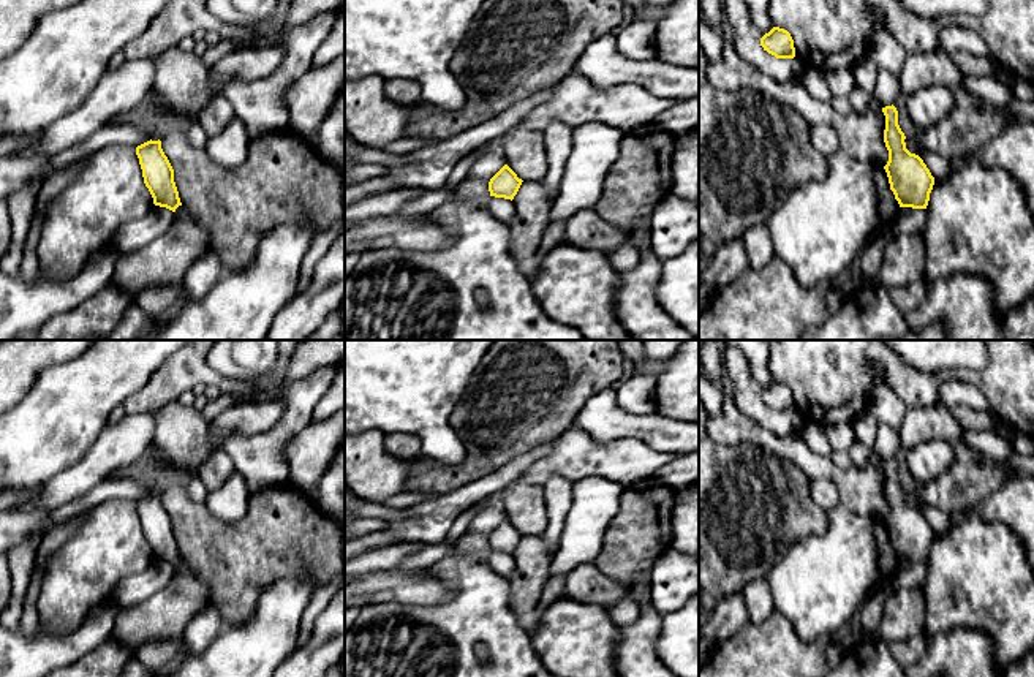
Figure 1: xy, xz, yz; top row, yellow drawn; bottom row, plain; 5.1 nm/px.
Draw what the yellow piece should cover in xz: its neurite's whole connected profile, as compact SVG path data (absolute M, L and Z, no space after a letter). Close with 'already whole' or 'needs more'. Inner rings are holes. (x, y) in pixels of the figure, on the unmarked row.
M504 519L489 536L490 550L512 555L522 536L523 535L519 533L508 519Z; already whole

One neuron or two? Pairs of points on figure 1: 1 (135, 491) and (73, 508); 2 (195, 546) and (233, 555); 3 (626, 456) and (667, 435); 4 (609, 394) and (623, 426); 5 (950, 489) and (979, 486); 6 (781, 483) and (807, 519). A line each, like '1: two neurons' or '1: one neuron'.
1: one neuron
2: one neuron
3: two neurons
4: one neuron
5: one neuron
6: one neuron

